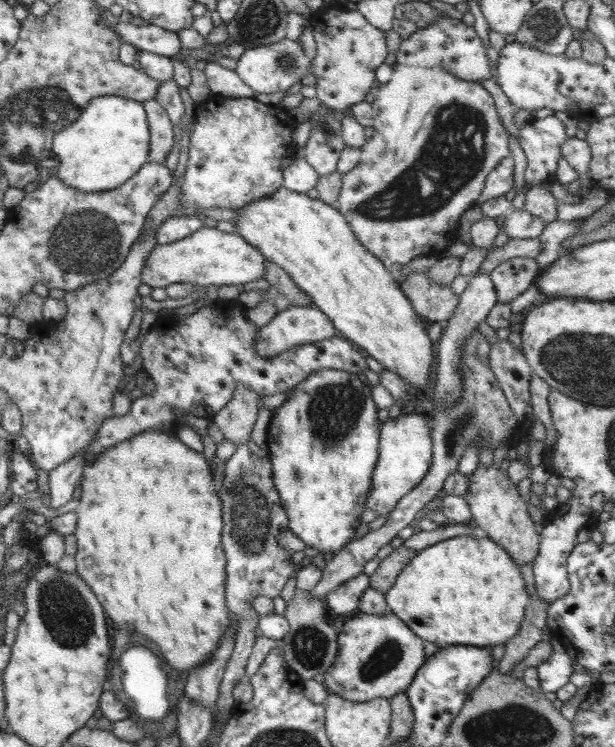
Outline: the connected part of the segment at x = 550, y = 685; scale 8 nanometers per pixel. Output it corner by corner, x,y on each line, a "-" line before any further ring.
556,635
550,637
548,641
552,644
552,655
536,667
540,689
544,693
560,690
569,682
570,675
574,672
573,660
558,640

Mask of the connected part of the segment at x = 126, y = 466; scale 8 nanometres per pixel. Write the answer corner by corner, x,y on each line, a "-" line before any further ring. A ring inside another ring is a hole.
148,430
148,432
134,434
128,440
114,444
112,448
106,448
98,458
94,458
94,462
86,465
83,470
81,486
80,503
75,509
78,516
78,524
74,532
77,540
75,544
76,570
84,582
92,588
92,592
98,596
108,618
126,634
138,634
154,642
160,648
162,658
180,674
183,672
186,675
192,668
198,668
210,662
210,658
214,656
214,650
218,648
226,632
230,630
228,627
230,626
230,617
228,617
230,610
226,606
226,557
222,548
222,538
220,538
220,532
223,530
222,502
216,492
209,462
202,453
182,443
176,434
-
84,558
92,558
94,564
86,568

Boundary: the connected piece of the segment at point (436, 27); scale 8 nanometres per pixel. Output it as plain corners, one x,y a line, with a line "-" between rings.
448,15
440,16
436,22
428,24
426,28
417,29
402,39
397,52
397,62
421,67
444,65
444,68
458,78
477,83
492,78
488,55
474,28

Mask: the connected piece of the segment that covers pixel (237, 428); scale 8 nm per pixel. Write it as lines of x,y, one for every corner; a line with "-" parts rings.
237,384
230,402
211,419
222,431
224,439
236,446
250,441
259,410
258,395
250,386

